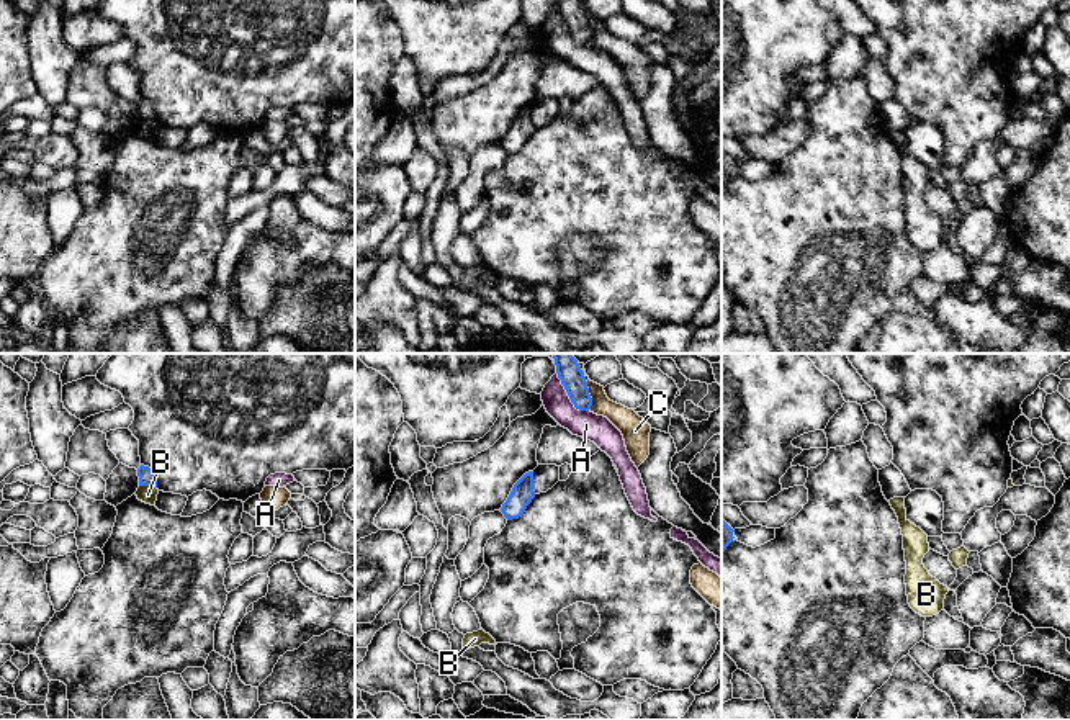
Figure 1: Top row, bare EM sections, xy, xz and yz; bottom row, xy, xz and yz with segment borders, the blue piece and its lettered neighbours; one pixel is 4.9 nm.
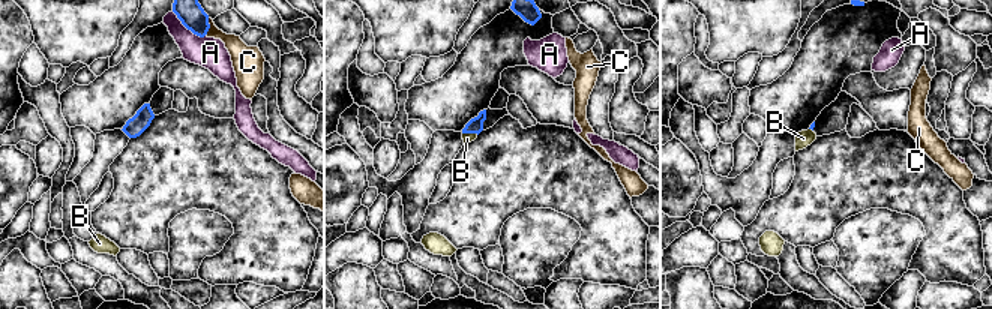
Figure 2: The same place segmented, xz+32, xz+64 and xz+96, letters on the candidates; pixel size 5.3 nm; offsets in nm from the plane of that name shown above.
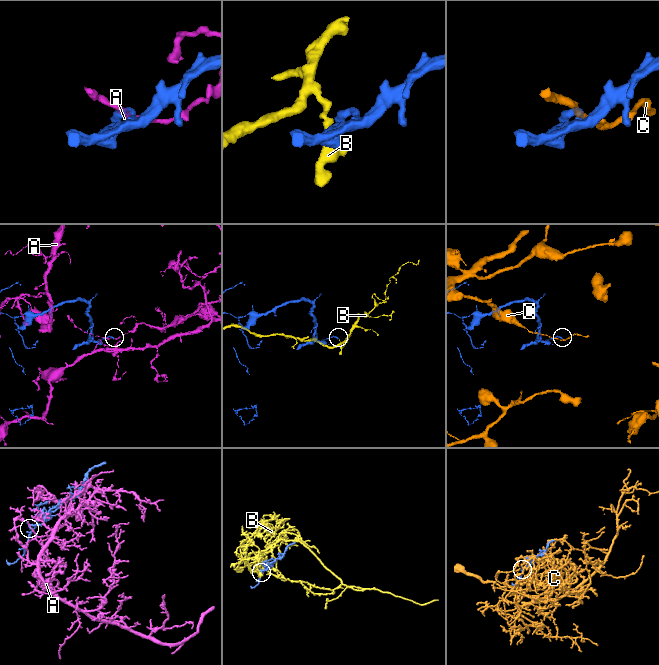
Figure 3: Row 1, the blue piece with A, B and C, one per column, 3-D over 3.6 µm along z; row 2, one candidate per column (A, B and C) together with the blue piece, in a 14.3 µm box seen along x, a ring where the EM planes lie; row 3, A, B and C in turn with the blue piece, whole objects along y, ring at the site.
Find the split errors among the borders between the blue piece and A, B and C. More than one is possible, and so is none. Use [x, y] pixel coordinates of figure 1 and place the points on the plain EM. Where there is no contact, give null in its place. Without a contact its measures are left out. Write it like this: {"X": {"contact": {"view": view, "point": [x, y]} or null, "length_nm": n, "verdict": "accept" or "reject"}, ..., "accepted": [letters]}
{"A": {"contact": {"view": "xz", "point": [568, 28]}, "length_nm": 260, "verdict": "reject"}, "B": {"contact": {"view": "xy", "point": [148, 118]}, "length_nm": 90, "verdict": "reject"}, "C": {"contact": {"view": "xz", "point": [588, 22]}, "length_nm": 220, "verdict": "reject"}, "accepted": []}

